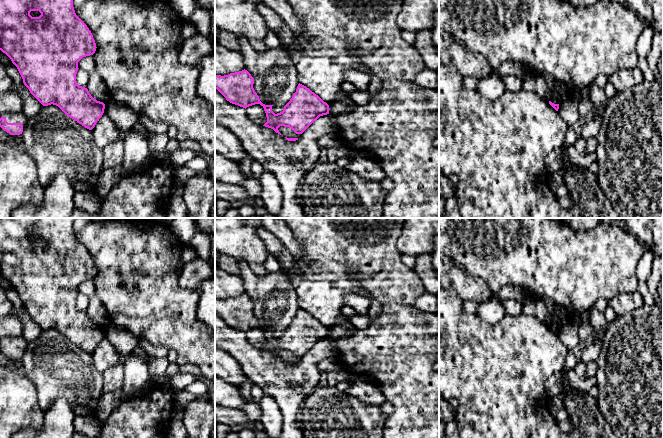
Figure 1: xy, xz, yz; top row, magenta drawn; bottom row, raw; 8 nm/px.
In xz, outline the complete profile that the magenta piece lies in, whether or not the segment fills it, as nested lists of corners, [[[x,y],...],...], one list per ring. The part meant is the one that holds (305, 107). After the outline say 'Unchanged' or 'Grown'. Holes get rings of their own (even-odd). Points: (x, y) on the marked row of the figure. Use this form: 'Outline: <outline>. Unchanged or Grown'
Outline: [[[245,69],[224,76],[215,75],[215,89],[227,101],[245,109],[260,104],[267,117],[267,122],[263,126],[273,129],[280,135],[280,126],[289,127],[296,134],[302,134],[320,116],[329,114],[329,105],[300,83],[283,111],[275,114],[272,111],[273,105],[265,105],[260,101],[253,84],[254,78]]]. Unchanged

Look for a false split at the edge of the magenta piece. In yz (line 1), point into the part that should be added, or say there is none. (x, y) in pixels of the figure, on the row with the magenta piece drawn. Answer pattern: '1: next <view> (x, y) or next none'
1: next none

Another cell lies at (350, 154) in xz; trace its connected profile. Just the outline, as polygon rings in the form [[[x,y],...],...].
[[[347,149],[346,153],[336,162],[339,167],[346,167],[355,157],[362,155],[361,152]]]

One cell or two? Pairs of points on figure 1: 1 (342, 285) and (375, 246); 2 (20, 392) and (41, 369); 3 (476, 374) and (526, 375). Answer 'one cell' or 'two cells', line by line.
1: one cell
2: two cells
3: one cell

